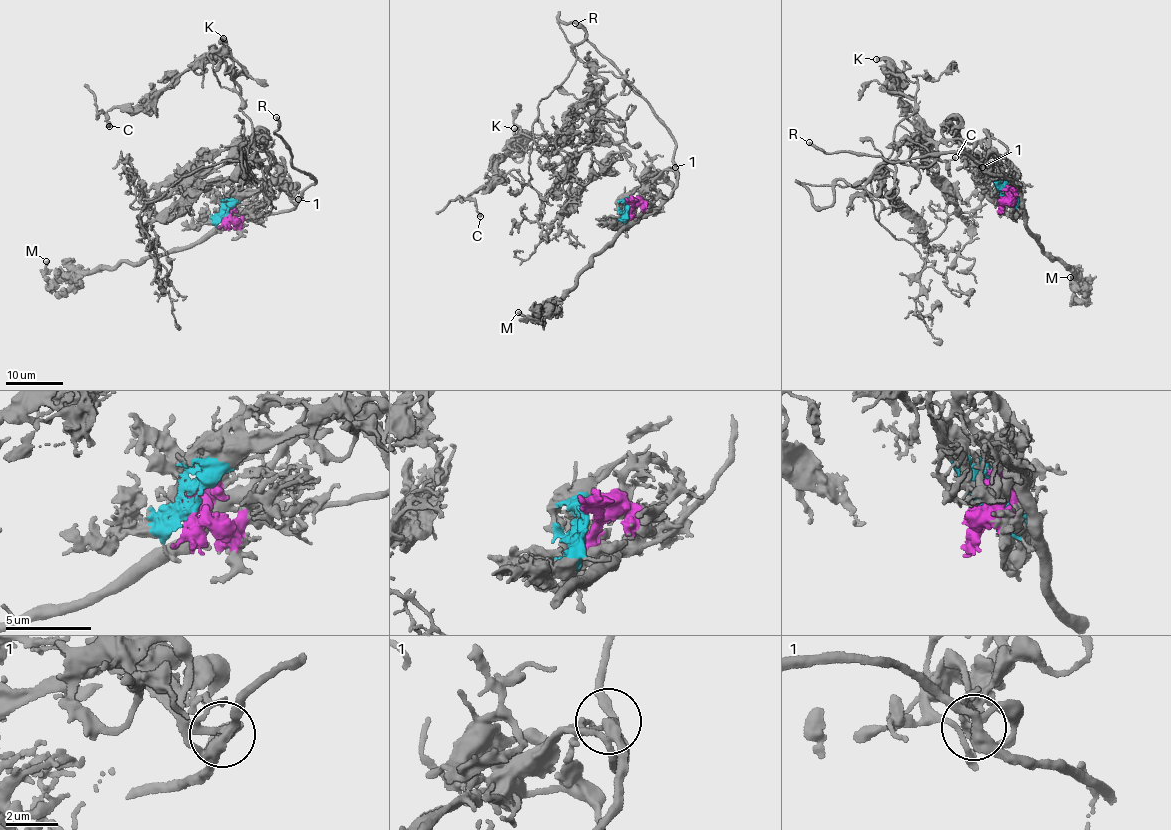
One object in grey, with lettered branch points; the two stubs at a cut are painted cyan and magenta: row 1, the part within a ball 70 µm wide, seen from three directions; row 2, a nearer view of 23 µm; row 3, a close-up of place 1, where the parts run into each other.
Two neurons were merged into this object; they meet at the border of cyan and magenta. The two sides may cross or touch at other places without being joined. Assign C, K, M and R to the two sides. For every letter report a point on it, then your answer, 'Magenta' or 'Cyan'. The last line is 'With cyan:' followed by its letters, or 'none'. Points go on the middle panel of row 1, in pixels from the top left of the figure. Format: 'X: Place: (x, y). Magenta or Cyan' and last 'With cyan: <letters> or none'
C: Place: (480, 216). Cyan
K: Place: (514, 128). Cyan
M: Place: (518, 312). Magenta
R: Place: (575, 23). Magenta
With cyan: C, K

